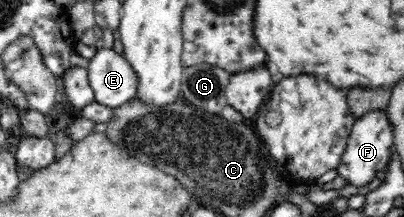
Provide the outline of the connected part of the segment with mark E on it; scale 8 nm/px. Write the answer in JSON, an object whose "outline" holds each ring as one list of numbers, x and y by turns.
{"outline":[[110,48,96,51,85,68,88,83,94,91,94,100,113,110,133,101,138,77,130,63]]}

